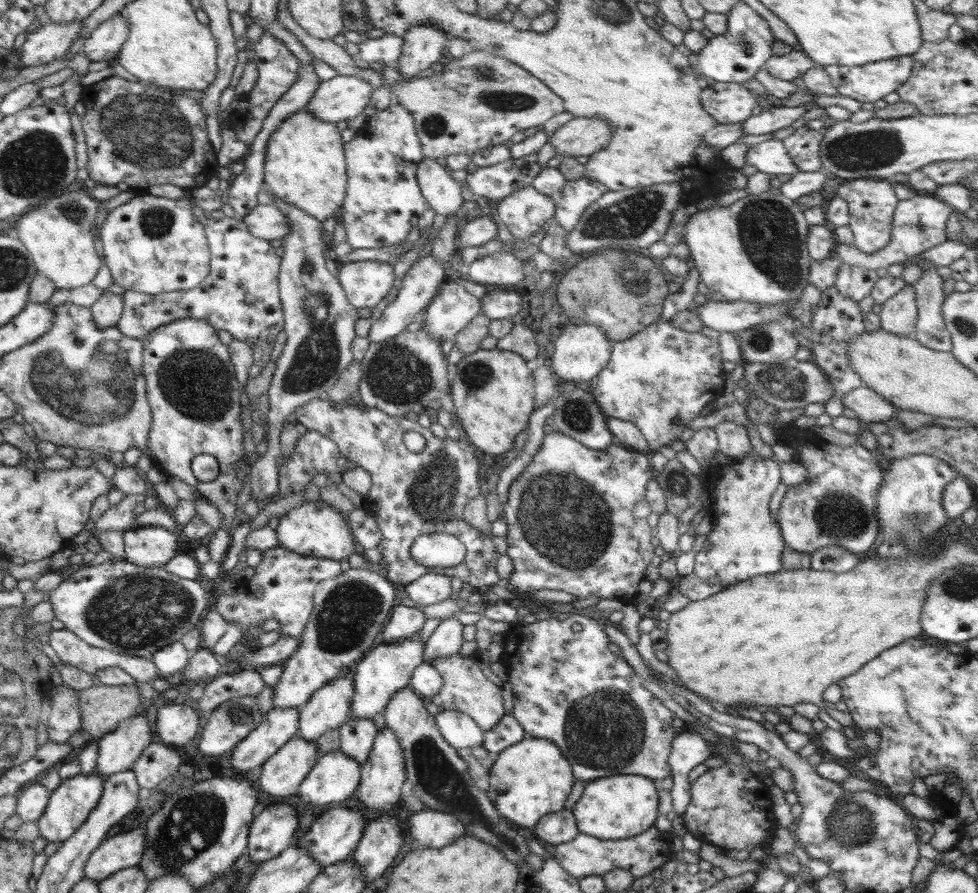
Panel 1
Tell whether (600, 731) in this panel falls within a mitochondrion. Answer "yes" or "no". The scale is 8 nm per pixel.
yes

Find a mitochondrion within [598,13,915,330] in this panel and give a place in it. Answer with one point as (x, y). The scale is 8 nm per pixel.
(770, 236)

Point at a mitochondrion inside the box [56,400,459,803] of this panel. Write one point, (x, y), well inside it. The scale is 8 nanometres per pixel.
(135, 612)

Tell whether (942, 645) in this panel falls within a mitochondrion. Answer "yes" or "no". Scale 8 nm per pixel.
no

